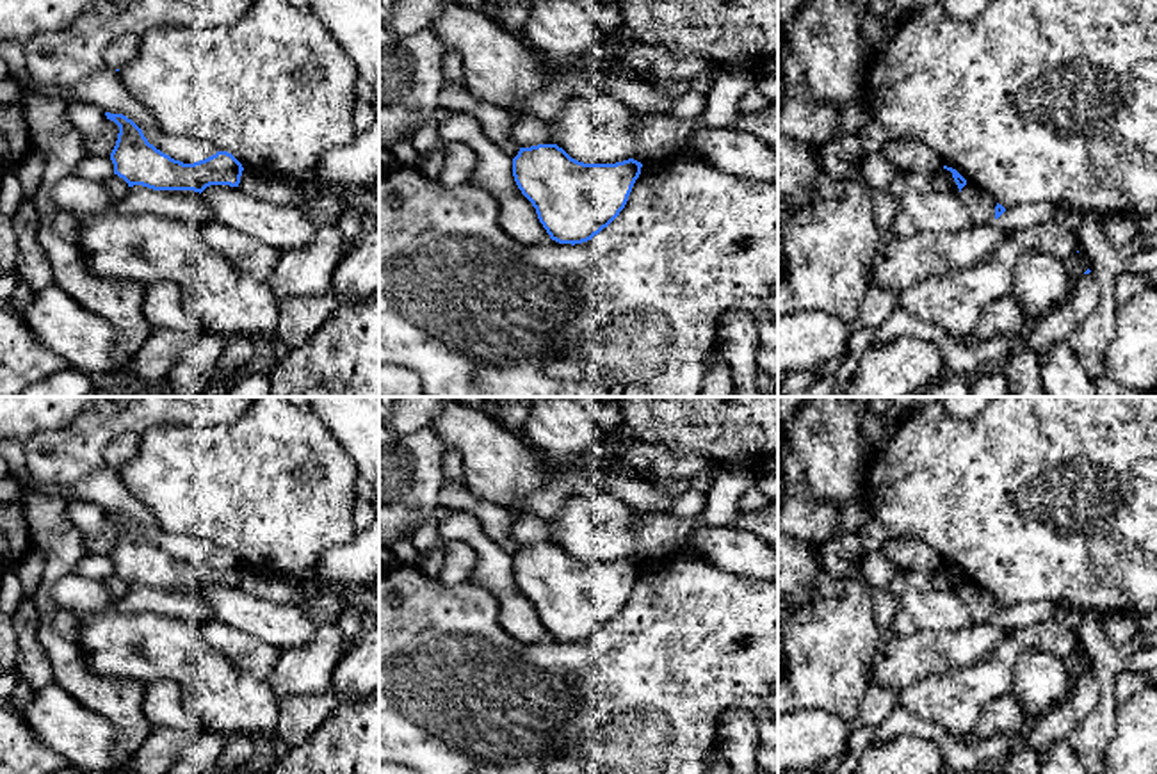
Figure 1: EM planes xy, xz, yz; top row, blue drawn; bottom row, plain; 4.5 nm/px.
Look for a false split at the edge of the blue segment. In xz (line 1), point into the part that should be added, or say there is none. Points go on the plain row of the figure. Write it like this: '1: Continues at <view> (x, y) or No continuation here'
1: No continuation here

